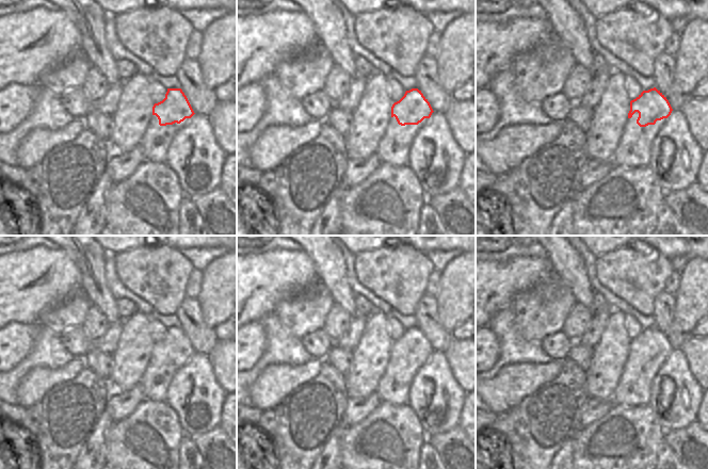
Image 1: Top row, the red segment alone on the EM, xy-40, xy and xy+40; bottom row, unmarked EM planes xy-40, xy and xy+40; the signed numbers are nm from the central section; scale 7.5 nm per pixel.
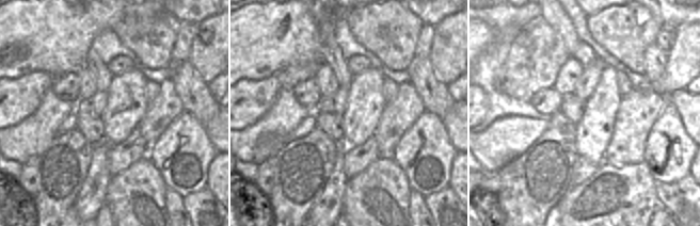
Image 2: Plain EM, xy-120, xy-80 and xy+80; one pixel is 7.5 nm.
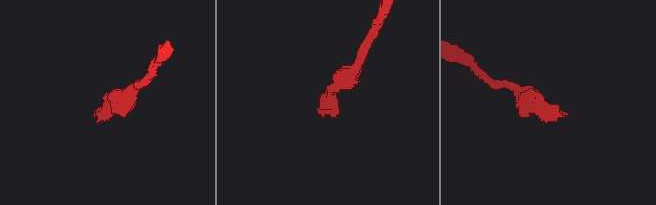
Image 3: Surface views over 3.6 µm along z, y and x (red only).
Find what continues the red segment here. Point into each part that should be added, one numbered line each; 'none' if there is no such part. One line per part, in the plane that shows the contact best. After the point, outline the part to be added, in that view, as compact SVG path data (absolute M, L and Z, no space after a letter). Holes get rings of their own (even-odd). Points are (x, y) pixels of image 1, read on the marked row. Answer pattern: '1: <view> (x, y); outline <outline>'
none

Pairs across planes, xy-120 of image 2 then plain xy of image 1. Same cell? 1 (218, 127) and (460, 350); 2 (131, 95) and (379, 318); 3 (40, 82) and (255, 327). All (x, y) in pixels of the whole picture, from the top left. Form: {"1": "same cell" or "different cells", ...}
{"1": "same cell", "2": "same cell", "3": "same cell"}

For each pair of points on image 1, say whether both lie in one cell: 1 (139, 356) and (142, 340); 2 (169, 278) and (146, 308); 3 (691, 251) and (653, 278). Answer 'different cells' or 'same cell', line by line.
1: same cell
2: different cells
3: different cells

